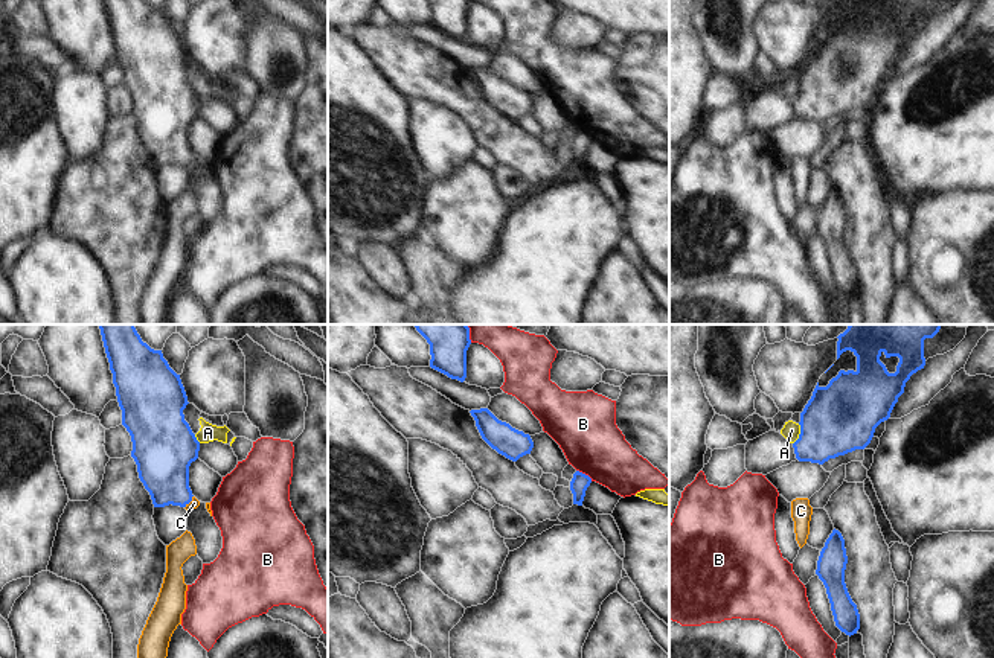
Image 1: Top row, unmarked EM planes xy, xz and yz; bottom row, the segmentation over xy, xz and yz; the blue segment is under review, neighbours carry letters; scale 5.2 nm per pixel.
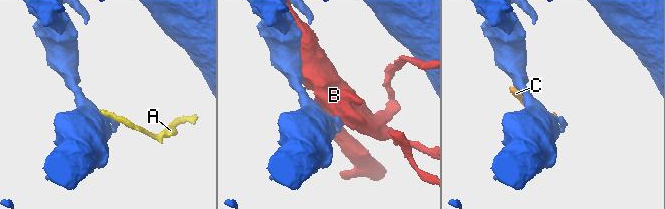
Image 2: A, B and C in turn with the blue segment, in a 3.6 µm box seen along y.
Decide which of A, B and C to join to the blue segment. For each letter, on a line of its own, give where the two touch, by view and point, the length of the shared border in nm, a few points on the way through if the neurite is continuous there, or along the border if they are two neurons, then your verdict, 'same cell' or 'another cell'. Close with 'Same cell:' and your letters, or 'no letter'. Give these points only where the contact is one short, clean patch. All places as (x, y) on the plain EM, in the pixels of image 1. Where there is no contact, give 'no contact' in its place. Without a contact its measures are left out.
A: contact yz (799, 93); length 120 nm; border yz (799, 83), (799, 96), (793, 102); another cell
B: contact xz (584, 133); length 110 nm; another cell
C: contact xy (191, 159); length 80 nm; way xy (163, 121), (165, 133), (191, 159), (194, 162); same cell
Same cell: C

